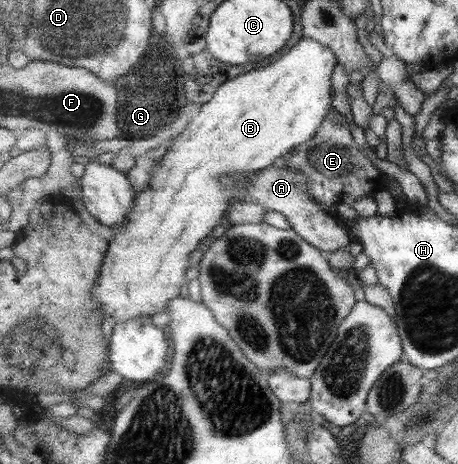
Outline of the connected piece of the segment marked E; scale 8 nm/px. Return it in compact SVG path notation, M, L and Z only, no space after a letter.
M336 110L326 116L316 136L295 147L284 158L286 167L294 167L306 173L310 179L310 193L330 214L335 214L336 206L343 203L346 196L350 196L355 202L364 196L373 197L374 192L386 187L382 184L383 173L380 168L354 142L348 120Z

